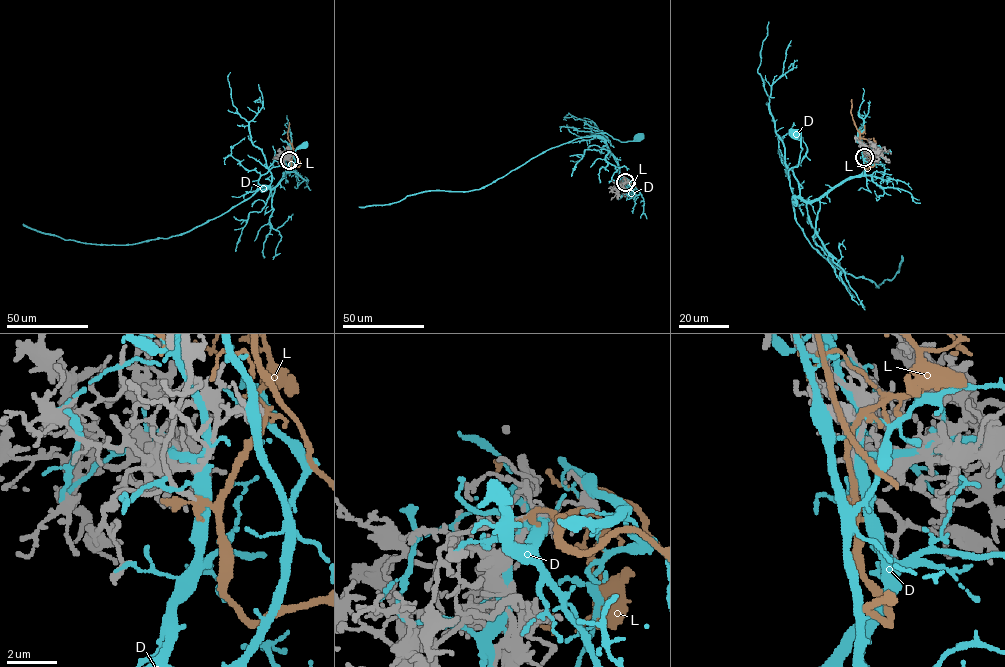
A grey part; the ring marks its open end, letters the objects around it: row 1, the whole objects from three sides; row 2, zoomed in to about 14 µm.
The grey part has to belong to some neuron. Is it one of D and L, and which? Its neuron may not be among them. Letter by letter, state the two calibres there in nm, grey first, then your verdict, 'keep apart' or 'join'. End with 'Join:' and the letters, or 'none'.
D: 190/200 nm | keep apart
L: 140/200 nm | join
Join: L

